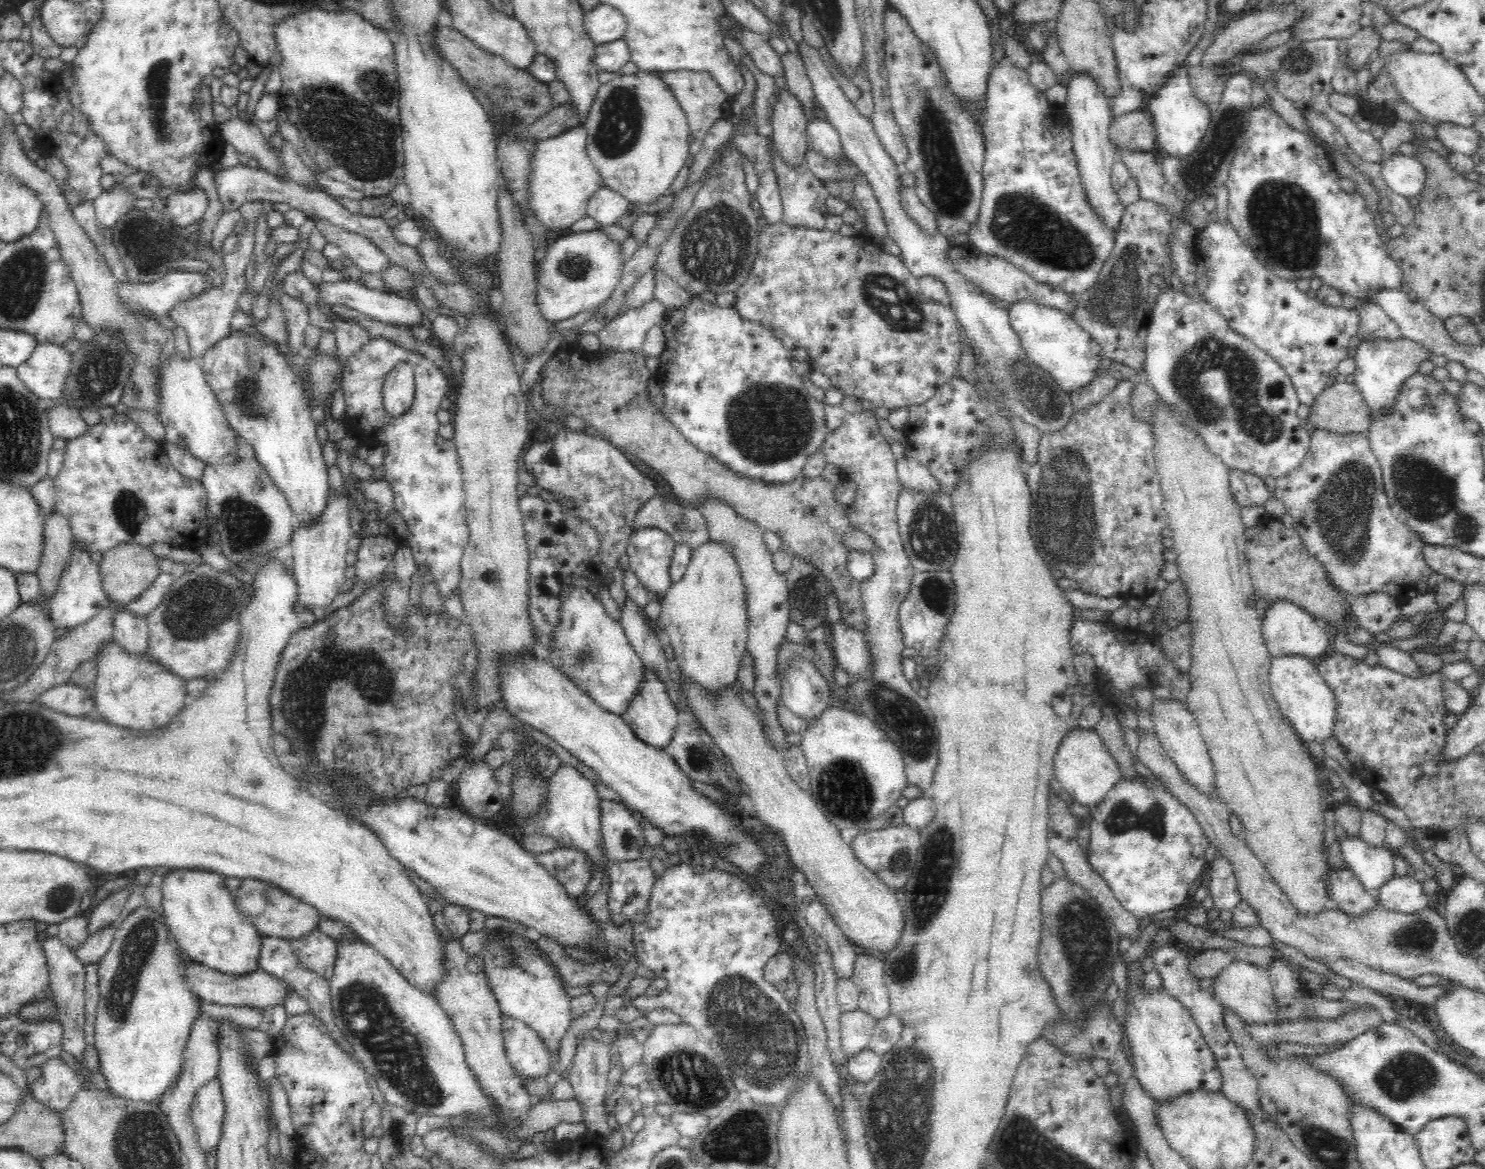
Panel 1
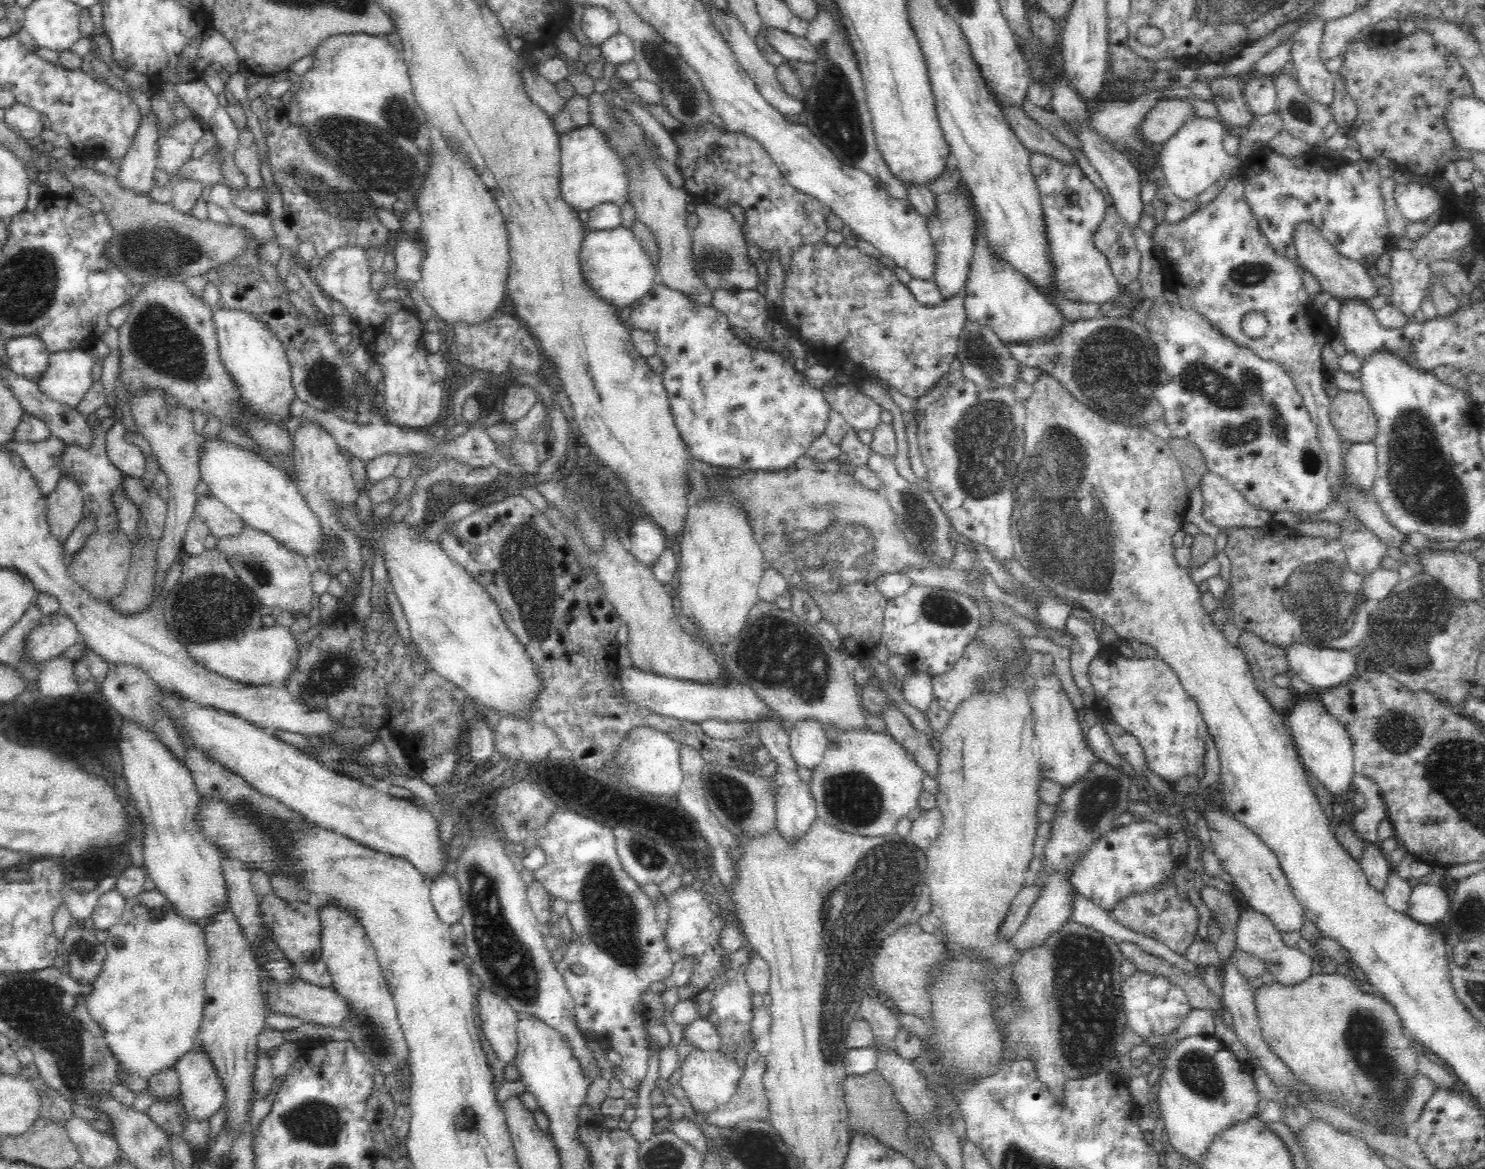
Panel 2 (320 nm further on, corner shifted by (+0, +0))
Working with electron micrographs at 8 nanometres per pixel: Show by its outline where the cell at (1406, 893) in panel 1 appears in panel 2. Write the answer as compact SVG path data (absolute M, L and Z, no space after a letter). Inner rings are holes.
M1436 881L1429 884L1413 883L1407 914L1418 923L1432 926L1449 912L1448 894Z

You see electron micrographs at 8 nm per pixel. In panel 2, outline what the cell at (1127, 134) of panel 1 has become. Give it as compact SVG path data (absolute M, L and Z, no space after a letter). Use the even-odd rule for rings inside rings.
M1178 98L1158 100L1140 123L1139 133L1149 145L1163 144L1194 116L1193 106L1185 100Z

